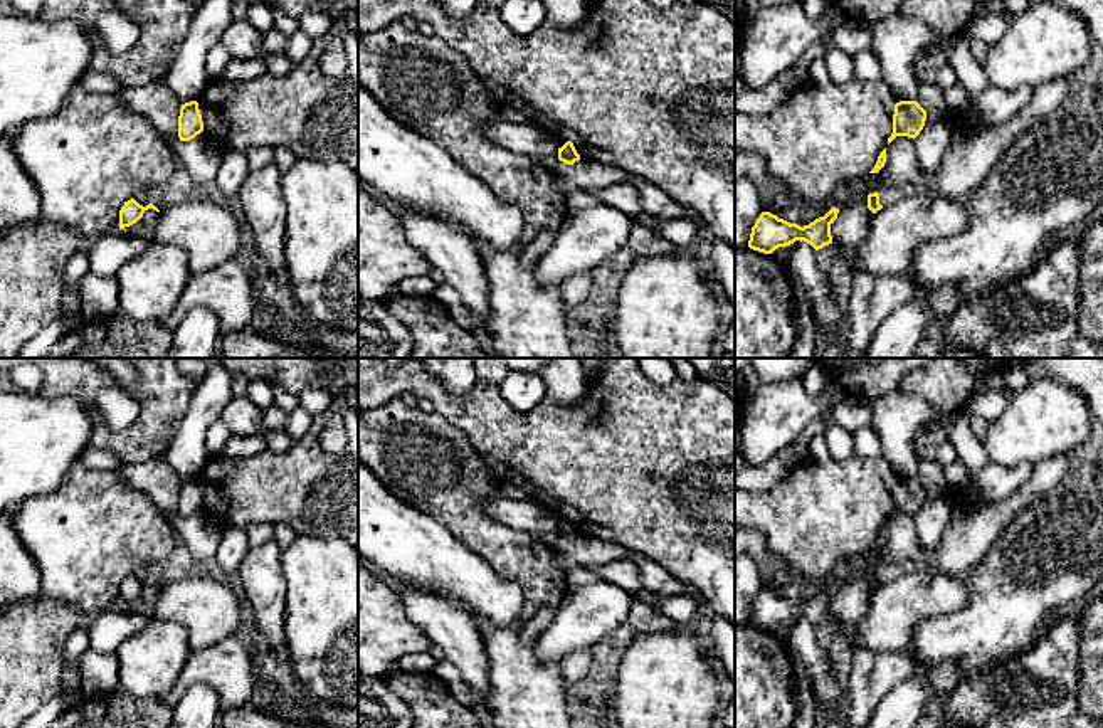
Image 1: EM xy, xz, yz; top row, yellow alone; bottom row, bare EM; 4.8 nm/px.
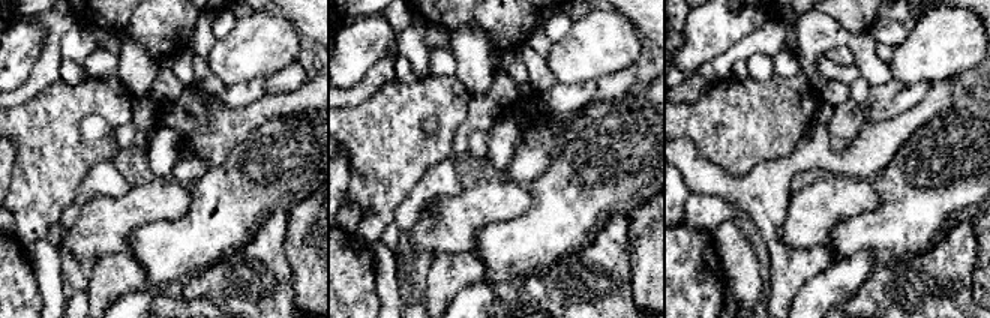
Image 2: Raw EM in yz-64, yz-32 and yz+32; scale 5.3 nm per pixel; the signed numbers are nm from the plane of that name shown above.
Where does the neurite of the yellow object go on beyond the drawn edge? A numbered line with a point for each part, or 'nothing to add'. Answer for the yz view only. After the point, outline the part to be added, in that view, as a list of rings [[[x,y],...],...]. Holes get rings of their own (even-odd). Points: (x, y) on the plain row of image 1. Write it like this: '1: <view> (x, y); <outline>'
nothing to add

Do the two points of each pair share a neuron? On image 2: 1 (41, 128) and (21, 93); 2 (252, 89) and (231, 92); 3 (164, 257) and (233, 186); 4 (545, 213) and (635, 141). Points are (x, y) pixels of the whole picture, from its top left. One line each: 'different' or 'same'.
1: different
2: same
3: same
4: same

